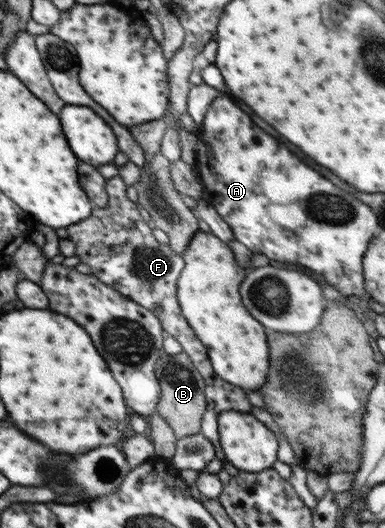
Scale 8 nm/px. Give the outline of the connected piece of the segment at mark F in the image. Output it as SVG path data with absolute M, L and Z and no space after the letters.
M116 175L106 180L108 203L104 207L92 207L91 216L77 224L68 226L68 239L74 242L76 255L81 264L87 264L91 273L103 284L120 292L125 298L136 302L142 308L152 310L161 322L165 335L175 338L182 346L182 353L189 356L194 368L201 374L204 382L206 411L202 418L203 433L216 448L216 456L225 464L225 454L222 451L218 433L218 414L226 410L242 413L252 411L252 405L244 391L219 377L207 355L203 345L195 335L191 326L183 316L178 301L178 278L184 269L185 261L182 254L177 254L168 244L161 244L147 225L137 203L129 200L126 195L128 186Z

